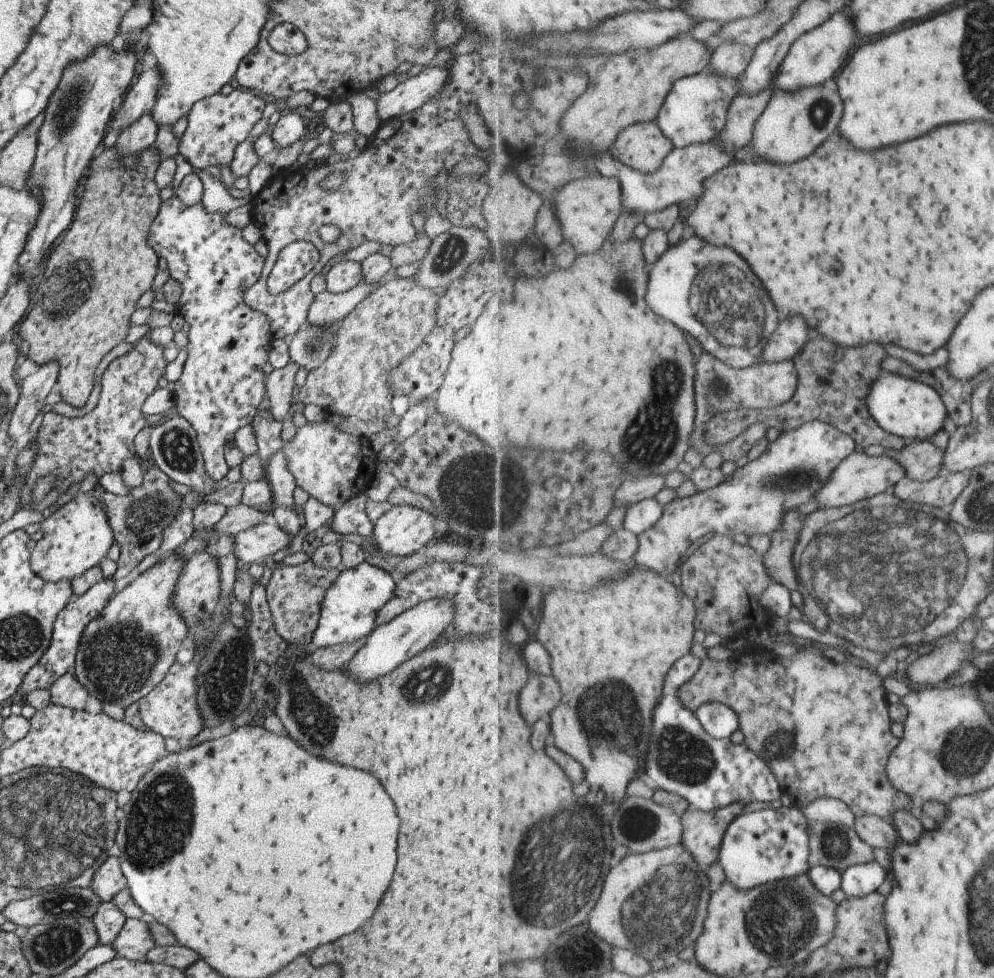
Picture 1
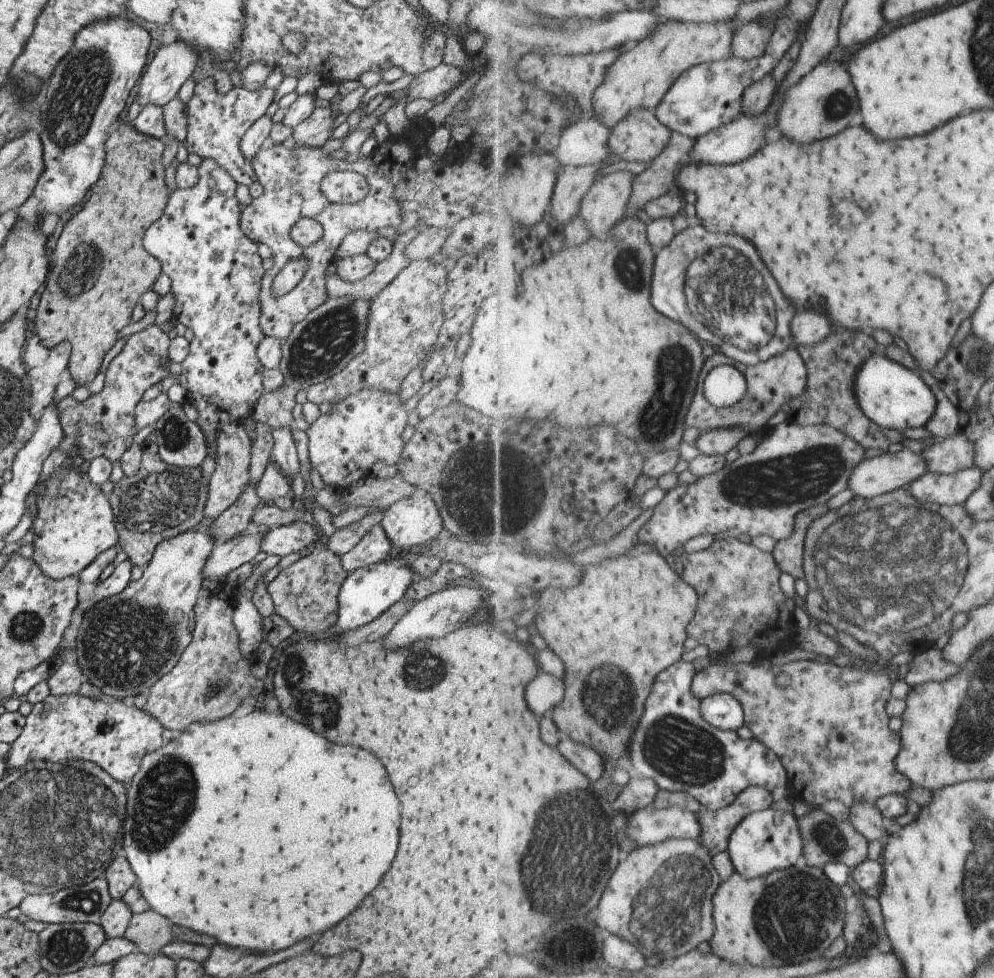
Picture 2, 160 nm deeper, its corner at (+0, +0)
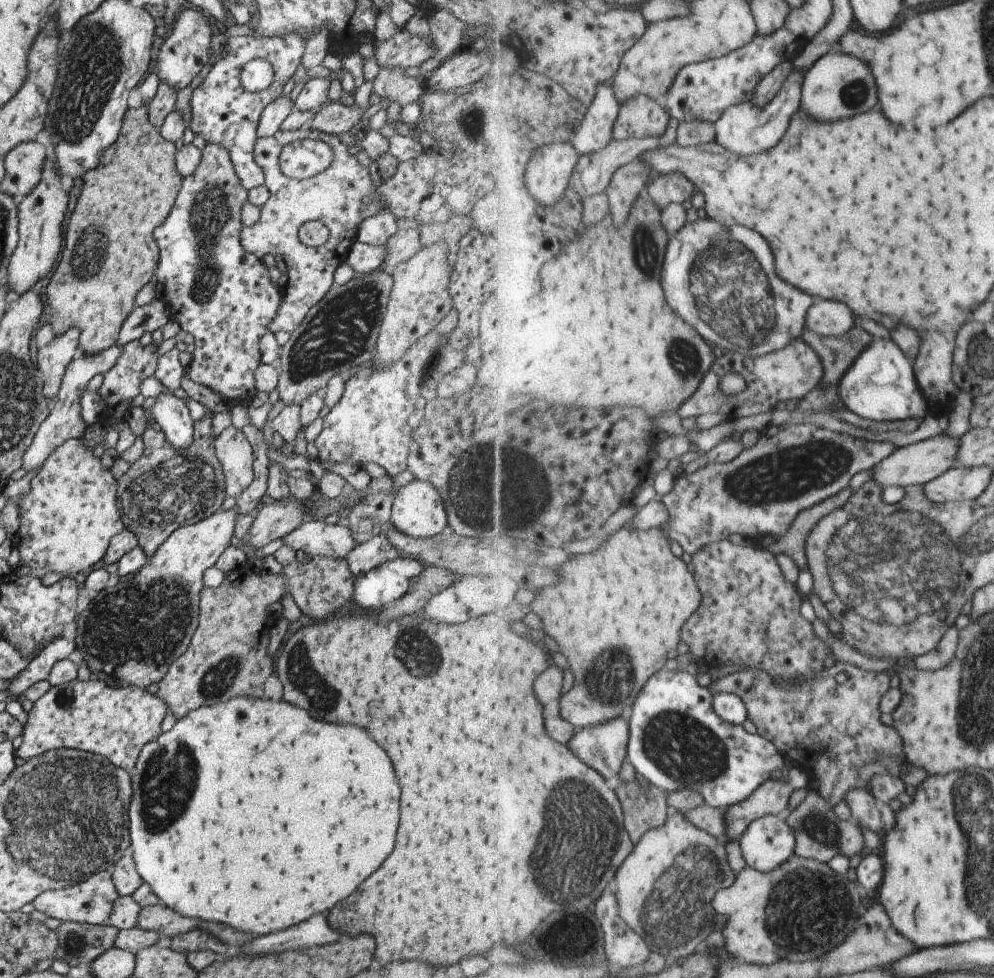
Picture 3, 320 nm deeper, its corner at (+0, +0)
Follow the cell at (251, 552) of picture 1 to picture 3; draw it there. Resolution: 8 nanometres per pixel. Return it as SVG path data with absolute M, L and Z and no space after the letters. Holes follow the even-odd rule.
M304 519L303 522L288 532L282 540L294 551L302 550L307 556L345 559L348 552L357 546L350 528L344 521L336 524L325 524L322 519Z

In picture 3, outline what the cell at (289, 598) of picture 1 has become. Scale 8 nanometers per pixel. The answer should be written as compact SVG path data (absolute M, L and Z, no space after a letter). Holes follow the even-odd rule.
M314 556L309 561L286 564L277 574L259 570L230 570L225 572L221 584L217 588L202 587L198 602L198 623L191 635L187 648L171 664L165 676L157 683L155 692L165 701L166 713L172 712L180 719L190 710L225 702L232 696L263 696L263 682L273 672L272 658L267 655L268 631L273 626L273 618L267 608L275 602L280 602L284 592L288 592L305 616L323 618L336 614L345 602L349 602L354 591L353 578L346 559L330 559L329 557Z

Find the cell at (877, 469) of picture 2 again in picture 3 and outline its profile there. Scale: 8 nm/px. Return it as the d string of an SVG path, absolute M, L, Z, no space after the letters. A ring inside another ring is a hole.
M947 433L911 443L897 449L889 458L874 467L872 478L881 484L883 488L900 486L907 489L910 486L917 485L923 487L950 468L959 466L958 455L960 454L960 448L961 438L949 436Z

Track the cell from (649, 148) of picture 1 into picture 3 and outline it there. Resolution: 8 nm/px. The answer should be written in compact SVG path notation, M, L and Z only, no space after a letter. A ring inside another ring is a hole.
M637 95L627 99L620 108L615 126L614 138L617 140L637 137L663 136L669 120L667 108L659 106L655 99L647 95Z

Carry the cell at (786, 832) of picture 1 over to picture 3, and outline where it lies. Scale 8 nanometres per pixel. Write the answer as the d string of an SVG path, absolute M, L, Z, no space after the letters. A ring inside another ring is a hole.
M765 815L751 824L740 839L745 860L751 868L768 873L791 859L796 852L796 833L787 824L785 815Z

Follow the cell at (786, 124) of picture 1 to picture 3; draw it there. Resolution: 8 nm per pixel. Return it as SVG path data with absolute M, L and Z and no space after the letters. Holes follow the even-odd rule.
M838 48L822 56L807 72L804 82L802 108L811 116L831 122L869 112L879 104L879 88L867 61Z

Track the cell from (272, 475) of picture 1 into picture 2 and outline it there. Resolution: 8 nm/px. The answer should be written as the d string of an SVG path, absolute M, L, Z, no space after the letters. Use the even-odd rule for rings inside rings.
M280 426L270 432L272 436L272 447L270 448L269 460L274 466L291 481L299 472L299 463L295 450L295 444L291 437L293 426Z

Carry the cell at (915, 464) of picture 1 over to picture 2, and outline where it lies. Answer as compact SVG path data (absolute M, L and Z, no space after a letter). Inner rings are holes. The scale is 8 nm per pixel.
M959 431L923 450L932 473L953 474L976 464L976 442Z

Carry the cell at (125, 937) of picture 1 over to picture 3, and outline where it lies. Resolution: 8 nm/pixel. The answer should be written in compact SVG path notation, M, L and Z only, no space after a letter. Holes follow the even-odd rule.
M160 902L143 907L136 918L135 927L157 931L162 942L166 942L176 934L186 933L191 928L197 928L199 921L201 920L181 916L177 911Z

